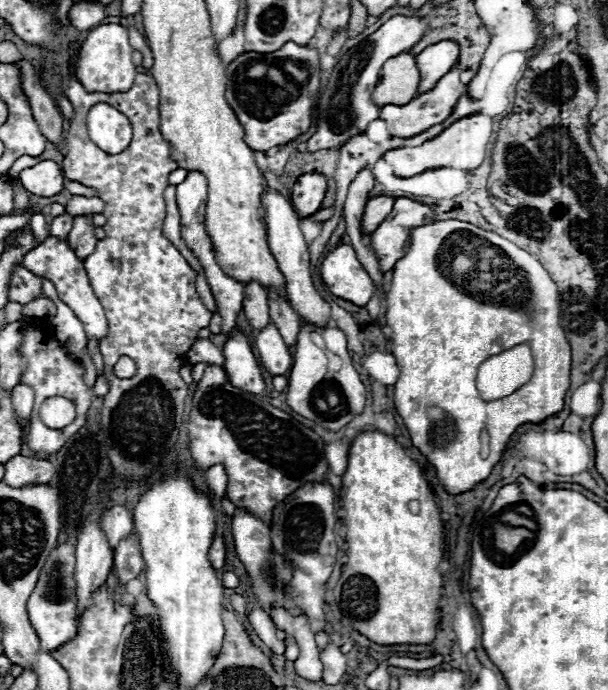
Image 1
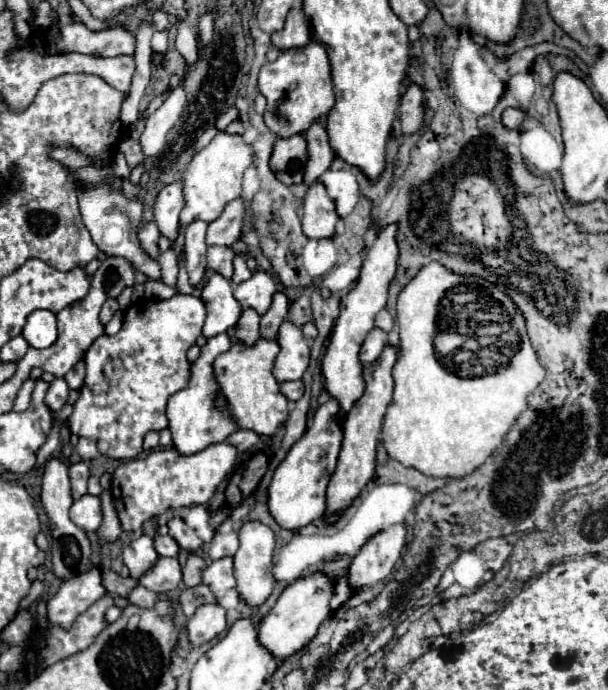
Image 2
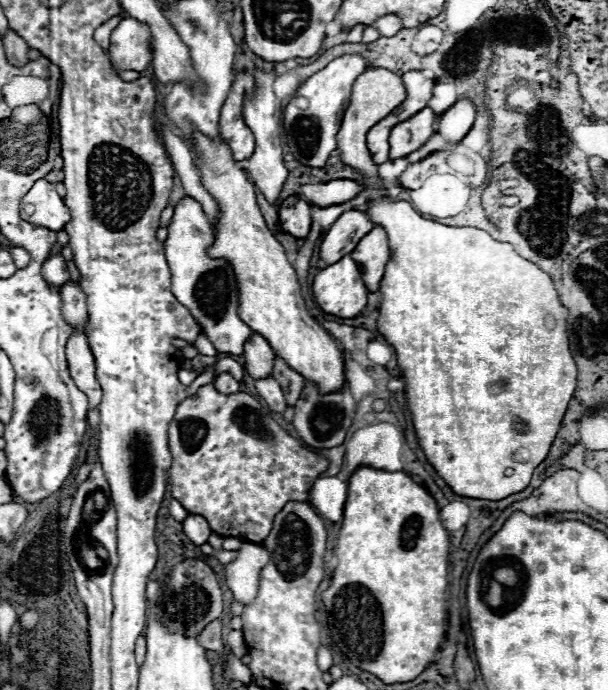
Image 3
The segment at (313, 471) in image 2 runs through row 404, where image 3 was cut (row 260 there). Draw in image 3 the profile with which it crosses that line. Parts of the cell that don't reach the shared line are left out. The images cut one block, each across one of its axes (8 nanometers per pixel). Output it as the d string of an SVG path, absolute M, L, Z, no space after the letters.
M344 212L324 234L320 244L320 260L324 260L326 266L338 262L350 254L358 246L360 238L364 238L364 234L368 234L372 228L374 224L368 220L366 212Z

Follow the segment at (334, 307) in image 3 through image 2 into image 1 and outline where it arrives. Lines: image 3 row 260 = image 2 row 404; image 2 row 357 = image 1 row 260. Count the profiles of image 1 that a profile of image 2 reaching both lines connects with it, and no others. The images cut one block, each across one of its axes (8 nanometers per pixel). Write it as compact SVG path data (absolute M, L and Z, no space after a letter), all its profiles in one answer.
M340 244L324 258L322 266L324 282L334 296L350 300L356 306L366 306L366 302L374 296L374 282L358 262L350 244Z

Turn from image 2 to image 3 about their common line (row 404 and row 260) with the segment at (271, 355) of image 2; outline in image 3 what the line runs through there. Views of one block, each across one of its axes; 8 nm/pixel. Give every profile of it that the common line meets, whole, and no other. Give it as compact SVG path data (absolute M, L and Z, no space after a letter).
M196 134L194 148L204 188L216 198L220 206L218 226L214 228L216 242L208 248L208 256L226 258L234 266L240 290L238 314L242 322L264 336L276 356L280 356L292 370L302 374L308 382L318 384L320 394L332 394L332 390L340 390L340 386L346 384L344 348L306 310L296 270L288 262L284 246L280 246L280 242L268 230L256 204L256 192L248 180L248 174L236 168L230 148L222 140L212 142L210 138Z

